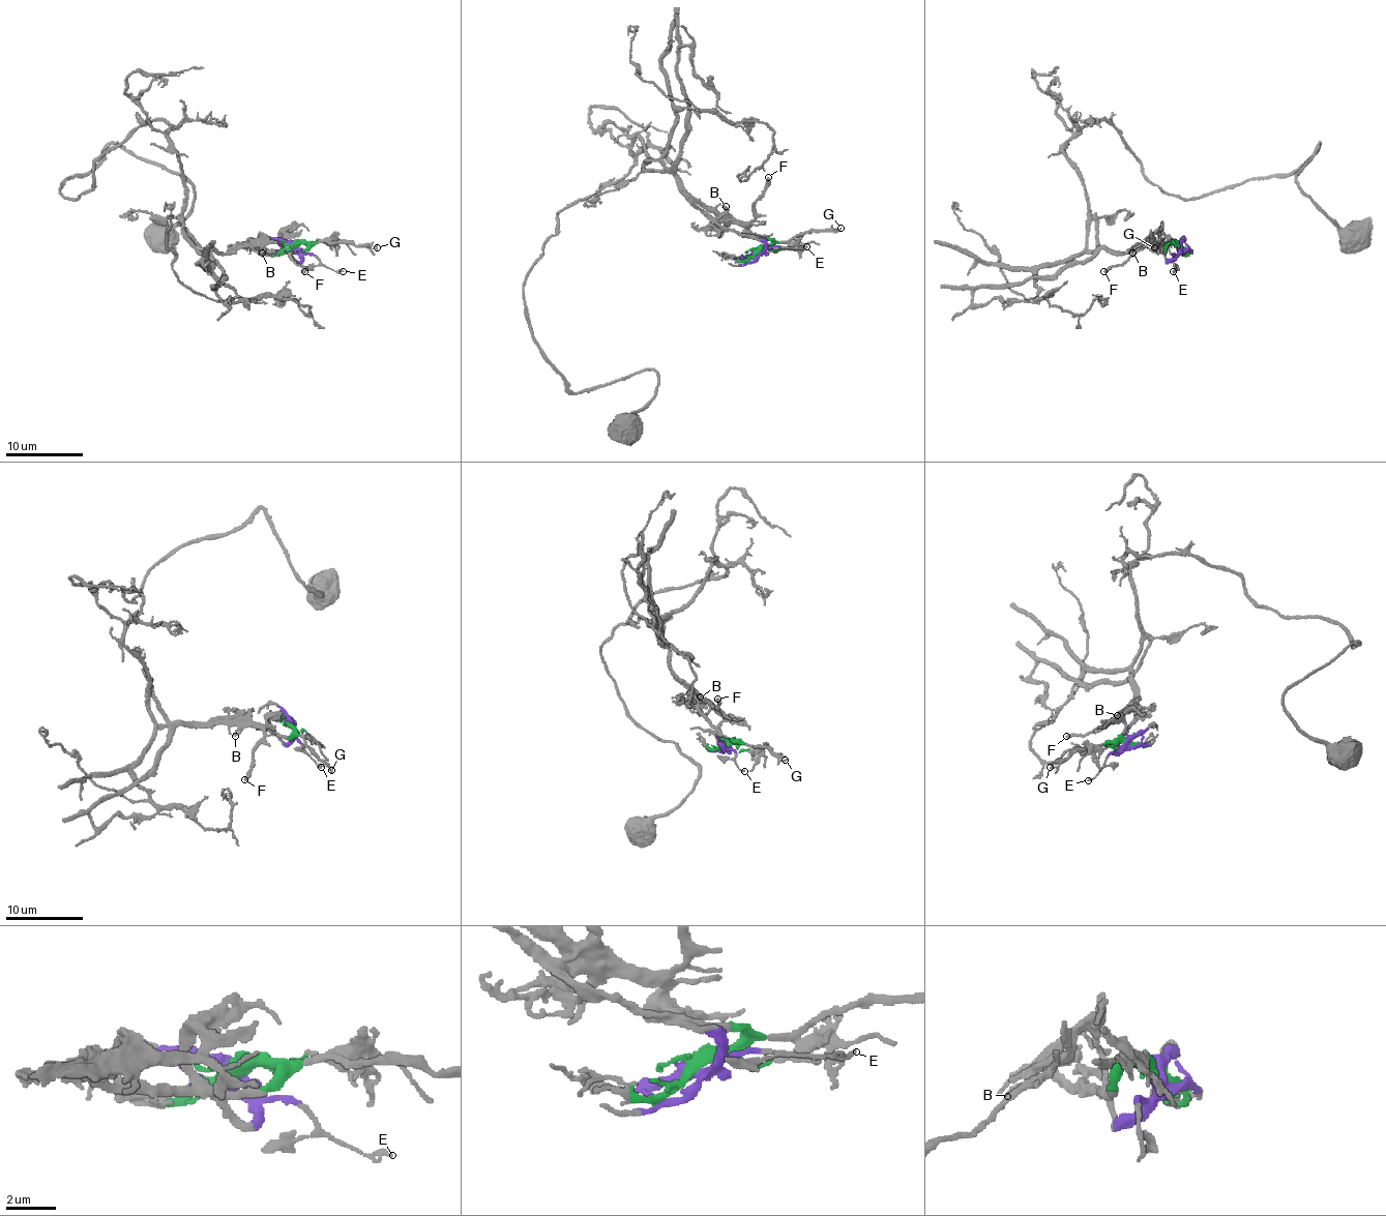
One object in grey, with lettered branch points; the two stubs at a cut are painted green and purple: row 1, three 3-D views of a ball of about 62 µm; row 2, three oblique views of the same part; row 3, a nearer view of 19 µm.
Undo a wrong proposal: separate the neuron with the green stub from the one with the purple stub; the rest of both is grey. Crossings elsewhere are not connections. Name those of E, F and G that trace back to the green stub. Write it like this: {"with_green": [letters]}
{"with_green": ["G"]}

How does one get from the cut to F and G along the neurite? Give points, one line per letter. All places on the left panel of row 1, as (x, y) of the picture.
F: (293, 244), (301, 253), (297, 260), (282, 244), (282, 233), (290, 244), (290, 256), (305, 271)
G: (293, 244), (328, 240), (373, 244), (377, 248)

